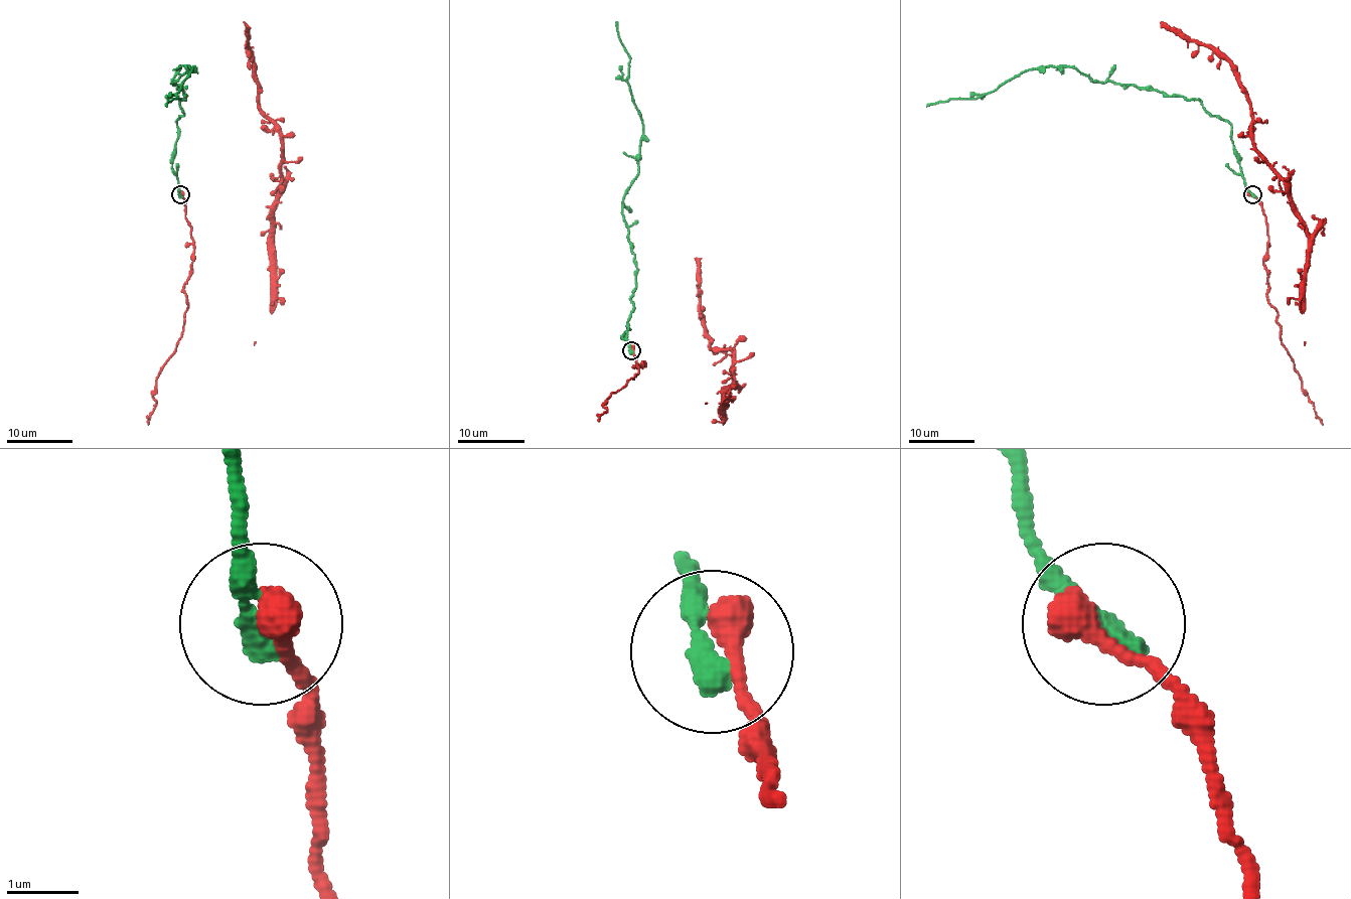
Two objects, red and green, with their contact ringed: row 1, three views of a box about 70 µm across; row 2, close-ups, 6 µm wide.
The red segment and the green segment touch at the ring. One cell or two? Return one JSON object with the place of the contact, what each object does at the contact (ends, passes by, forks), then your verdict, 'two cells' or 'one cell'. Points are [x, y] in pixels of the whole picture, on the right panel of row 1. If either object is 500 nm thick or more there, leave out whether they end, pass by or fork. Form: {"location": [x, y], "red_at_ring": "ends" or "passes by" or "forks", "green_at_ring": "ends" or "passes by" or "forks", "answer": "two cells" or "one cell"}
{"location": [1252, 194], "red_at_ring": "ends", "green_at_ring": "ends", "answer": "one cell"}

